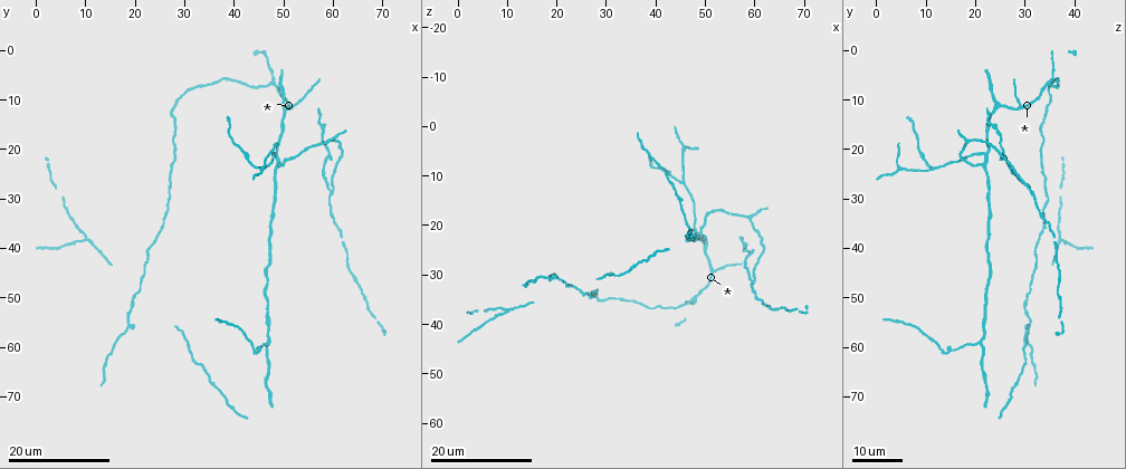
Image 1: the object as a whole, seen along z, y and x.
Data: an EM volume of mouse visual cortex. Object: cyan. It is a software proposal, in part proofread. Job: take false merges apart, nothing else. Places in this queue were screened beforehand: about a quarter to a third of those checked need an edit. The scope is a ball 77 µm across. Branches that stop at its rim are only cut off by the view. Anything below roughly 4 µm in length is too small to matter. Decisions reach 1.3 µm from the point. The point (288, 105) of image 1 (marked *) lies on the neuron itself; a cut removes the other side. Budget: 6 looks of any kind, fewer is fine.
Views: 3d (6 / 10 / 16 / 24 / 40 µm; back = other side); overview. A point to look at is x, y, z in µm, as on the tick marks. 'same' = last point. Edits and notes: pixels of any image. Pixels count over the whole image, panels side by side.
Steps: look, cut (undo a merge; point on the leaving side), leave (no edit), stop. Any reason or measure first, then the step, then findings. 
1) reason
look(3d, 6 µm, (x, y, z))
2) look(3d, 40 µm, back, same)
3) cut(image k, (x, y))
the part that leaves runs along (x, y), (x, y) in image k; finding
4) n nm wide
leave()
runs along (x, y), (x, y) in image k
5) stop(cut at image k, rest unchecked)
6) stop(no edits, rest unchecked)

branch point
look(3d, 16 µm, (60.0, 29.0, 31.0))

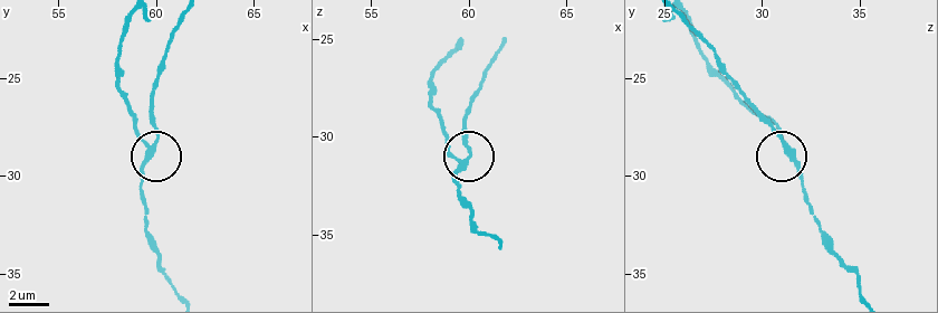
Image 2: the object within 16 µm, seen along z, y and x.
look(3d, 6 µm, (59.6, 28.6, 31.4))

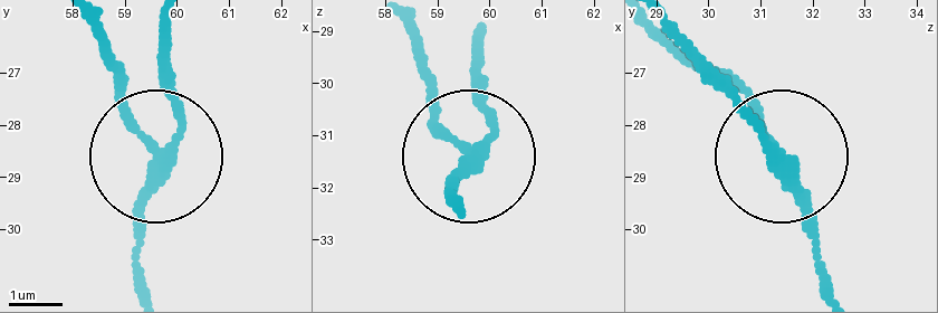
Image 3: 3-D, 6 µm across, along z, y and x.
230 nm wide
cut(image 3, (122, 89))
the part that leaves runs along (152, 142), (98, 26) in image 3; two neurons meet here

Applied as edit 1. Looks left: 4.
a fork
look(3d, 16 µm, (46.5, 59.0, 21.0))

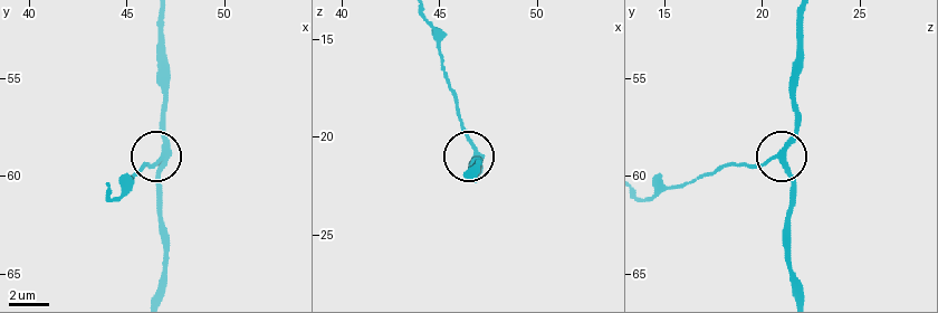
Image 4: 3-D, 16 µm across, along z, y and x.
zoom in
look(3d, 6 µm, (46.9, 59.1, 21.0))

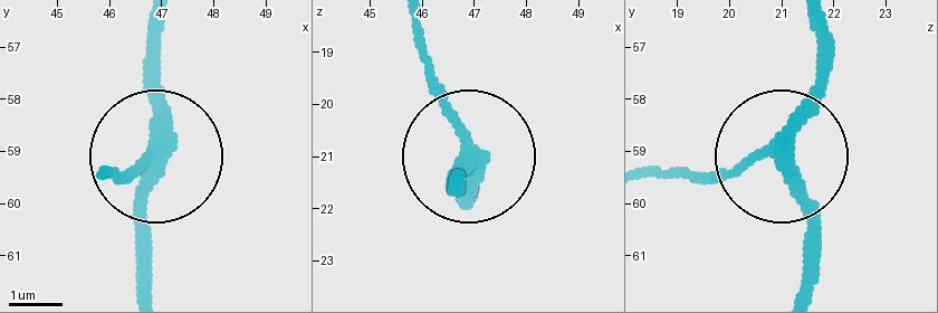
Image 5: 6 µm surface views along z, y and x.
3 arms
leave()
runs along (821, 25), (821, 91), (781, 153), (648, 171) in image 5; one neuron here

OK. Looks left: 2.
three arms meet
look(3d, 16 µm, (10.5, 38.0, 37.5))

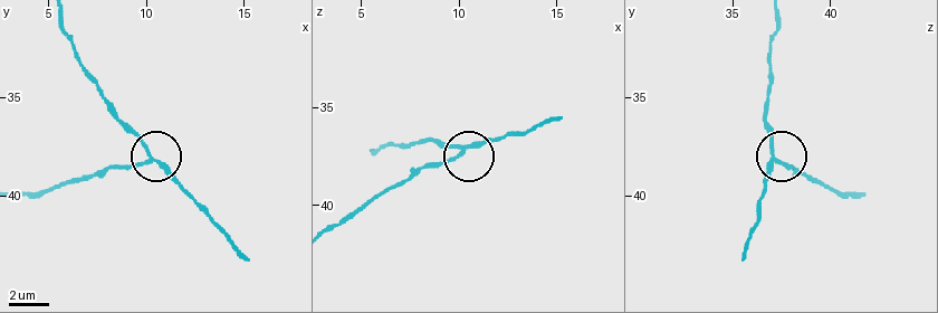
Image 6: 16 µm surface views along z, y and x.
look(3d, 6 µm, (10.2, 37.9, 37.1))

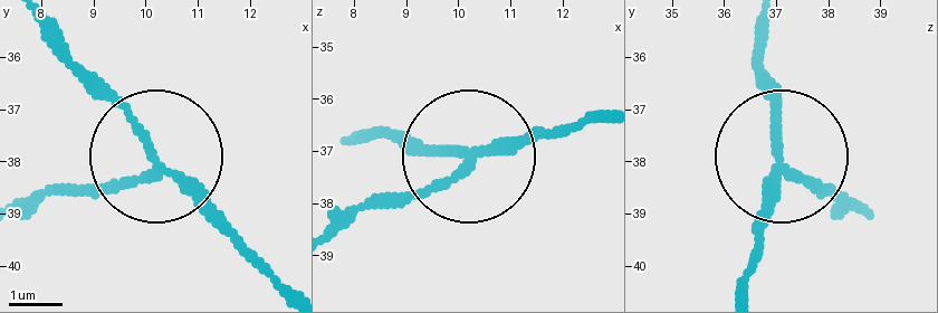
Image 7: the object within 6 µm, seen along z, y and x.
3 arms
cut(image 7, (61, 186))
a second neuron is stuck on

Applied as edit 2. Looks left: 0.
stop(cut at image 3, cut at image 7, rest unchecked)

